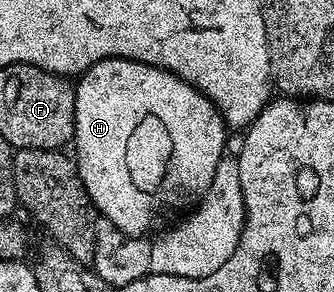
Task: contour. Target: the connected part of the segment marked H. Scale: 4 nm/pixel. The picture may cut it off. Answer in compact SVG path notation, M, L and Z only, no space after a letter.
M118 56L89 66L89 70L78 77L75 84L75 138L73 141L75 152L73 151L73 159L76 166L79 167L81 182L89 194L92 204L95 205L96 213L102 219L113 222L113 226L117 226L117 230L130 236L146 237L151 234L147 232L156 231L155 233L158 233L164 225L176 219L175 212L184 211L183 213L186 213L188 210L194 209L195 205L203 199L205 190L209 190L209 182L213 182L213 173L217 171L217 162L225 159L223 147L227 144L227 135L229 135L229 129L224 124L223 116L215 107L214 102L205 94L198 92L189 82L177 78L172 72L165 71L164 68L149 66L145 62L136 60L126 60Z

